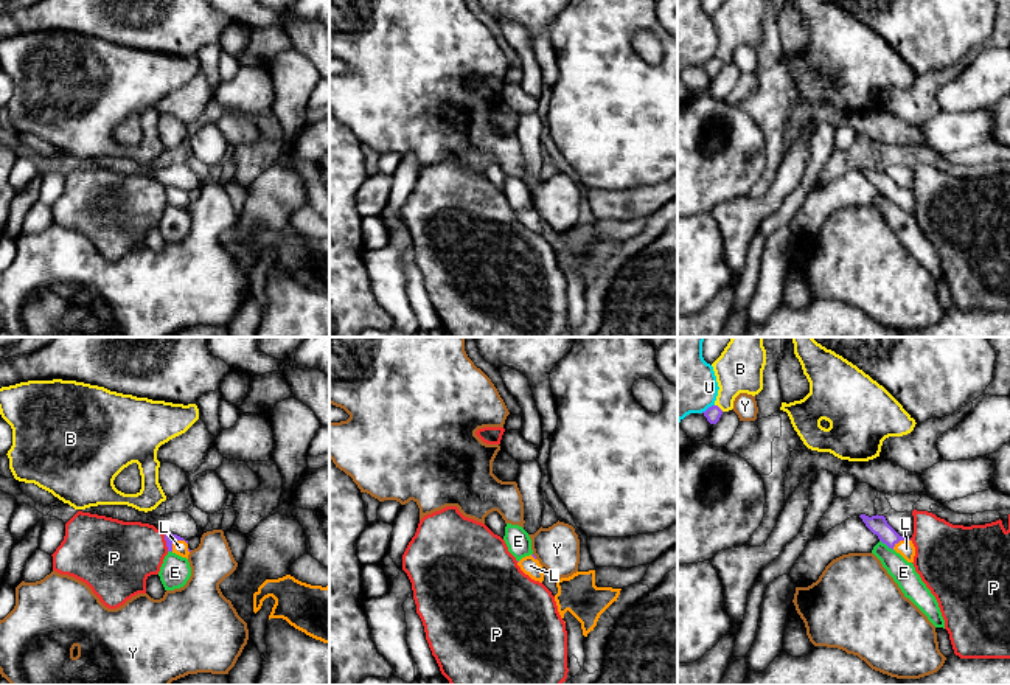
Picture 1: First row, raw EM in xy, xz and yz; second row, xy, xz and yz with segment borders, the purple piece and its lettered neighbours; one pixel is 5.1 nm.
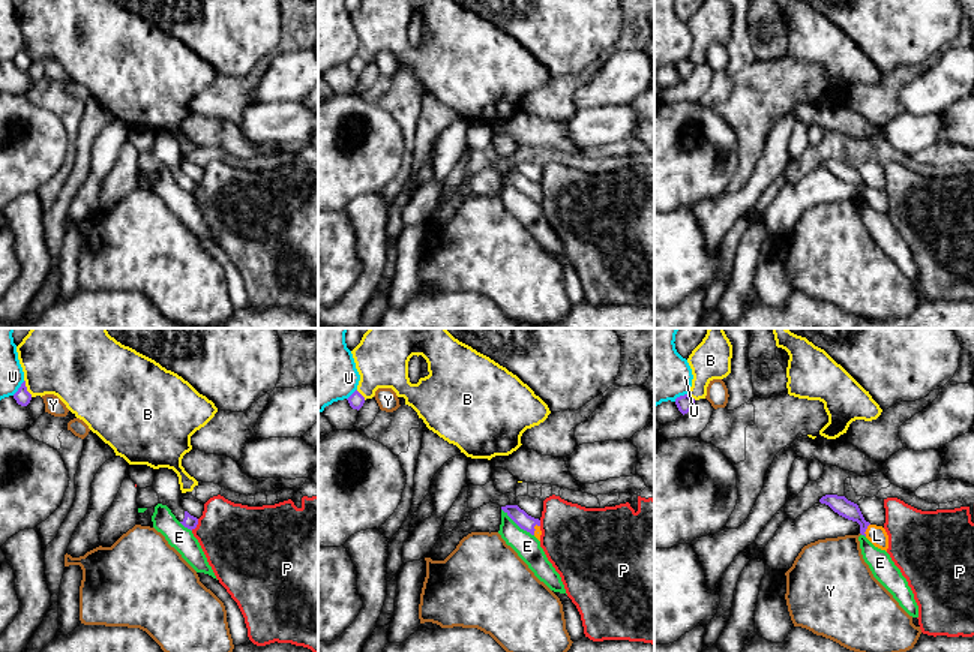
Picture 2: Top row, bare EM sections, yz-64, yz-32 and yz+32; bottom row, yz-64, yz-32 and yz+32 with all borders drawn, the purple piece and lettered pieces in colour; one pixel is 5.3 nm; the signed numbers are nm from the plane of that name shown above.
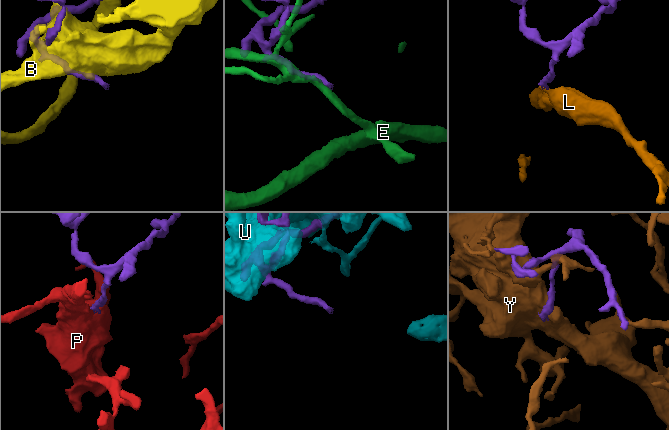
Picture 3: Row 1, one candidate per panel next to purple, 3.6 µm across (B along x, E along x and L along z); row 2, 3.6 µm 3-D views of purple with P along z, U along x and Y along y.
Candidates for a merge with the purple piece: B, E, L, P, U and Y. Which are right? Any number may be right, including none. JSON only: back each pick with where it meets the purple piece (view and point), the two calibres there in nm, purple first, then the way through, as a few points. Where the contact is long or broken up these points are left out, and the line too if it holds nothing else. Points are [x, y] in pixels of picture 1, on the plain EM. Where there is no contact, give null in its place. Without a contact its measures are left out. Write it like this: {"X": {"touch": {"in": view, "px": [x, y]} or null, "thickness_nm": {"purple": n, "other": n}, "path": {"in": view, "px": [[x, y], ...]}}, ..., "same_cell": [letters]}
{"L": {"touch": {"in": "xy", "px": [176, 191]}, "thickness_nm": {"purple": 50, "other": 80}, "path": {"in": "xy", "px": [[170, 190], [176, 191], [179, 199]]}}, "same_cell": ["L"]}

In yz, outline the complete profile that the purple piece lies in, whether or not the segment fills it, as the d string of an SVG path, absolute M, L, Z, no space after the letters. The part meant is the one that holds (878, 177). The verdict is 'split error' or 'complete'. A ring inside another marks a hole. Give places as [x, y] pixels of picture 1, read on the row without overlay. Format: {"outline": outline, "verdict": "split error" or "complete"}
{"outline": "M859 168L865 179L878 188L889 200L900 205L907 214L914 214L915 199L909 190L900 188L886 172L884 168Z", "verdict": "split error"}

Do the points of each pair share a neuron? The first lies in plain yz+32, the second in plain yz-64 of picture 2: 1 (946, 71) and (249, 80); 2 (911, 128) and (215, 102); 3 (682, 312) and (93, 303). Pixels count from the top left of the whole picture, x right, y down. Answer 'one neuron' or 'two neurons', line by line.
1: two neurons
2: two neurons
3: two neurons

